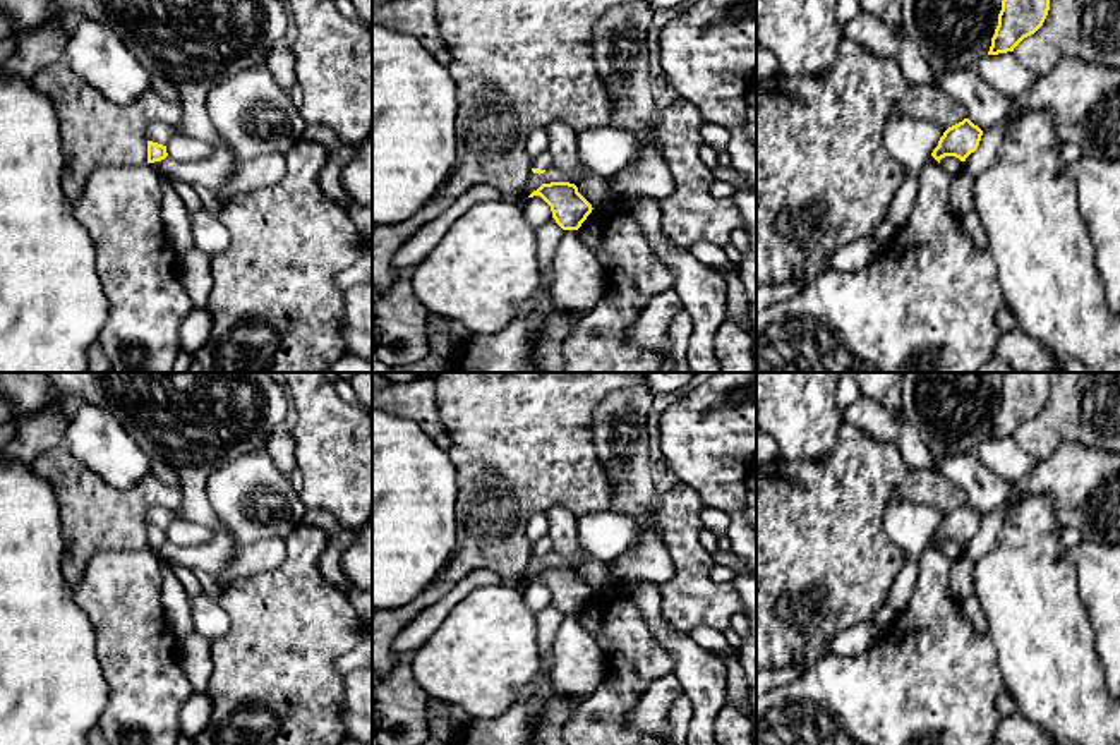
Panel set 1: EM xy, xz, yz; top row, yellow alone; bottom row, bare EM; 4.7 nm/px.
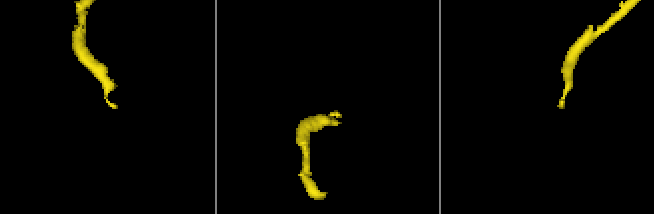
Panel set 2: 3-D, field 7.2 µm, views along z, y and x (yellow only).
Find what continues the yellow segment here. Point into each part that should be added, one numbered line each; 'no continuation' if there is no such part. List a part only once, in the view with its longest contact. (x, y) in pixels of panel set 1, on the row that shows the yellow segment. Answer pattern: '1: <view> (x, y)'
1: xz (544, 160)

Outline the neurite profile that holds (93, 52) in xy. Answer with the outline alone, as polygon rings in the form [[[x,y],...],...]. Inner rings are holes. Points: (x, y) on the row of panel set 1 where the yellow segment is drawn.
[[[81,19],[62,58],[108,100],[127,105],[151,89],[151,74],[105,24]]]

